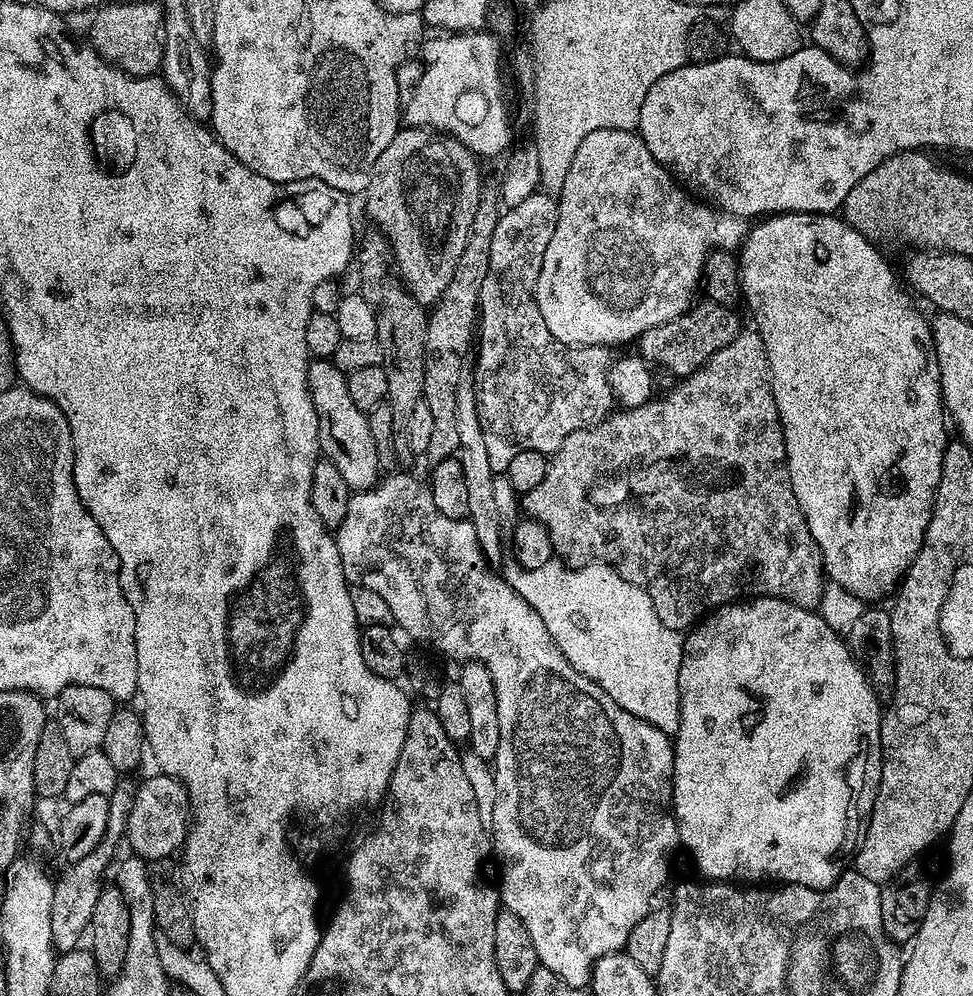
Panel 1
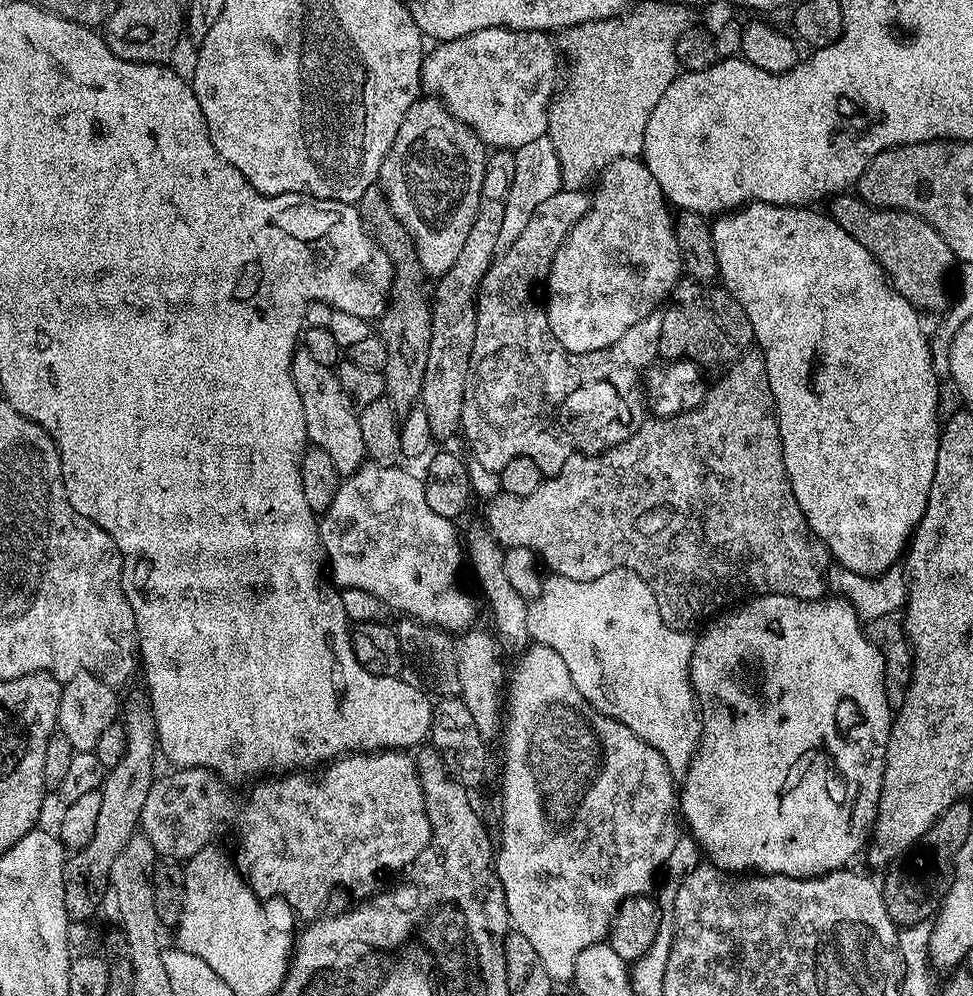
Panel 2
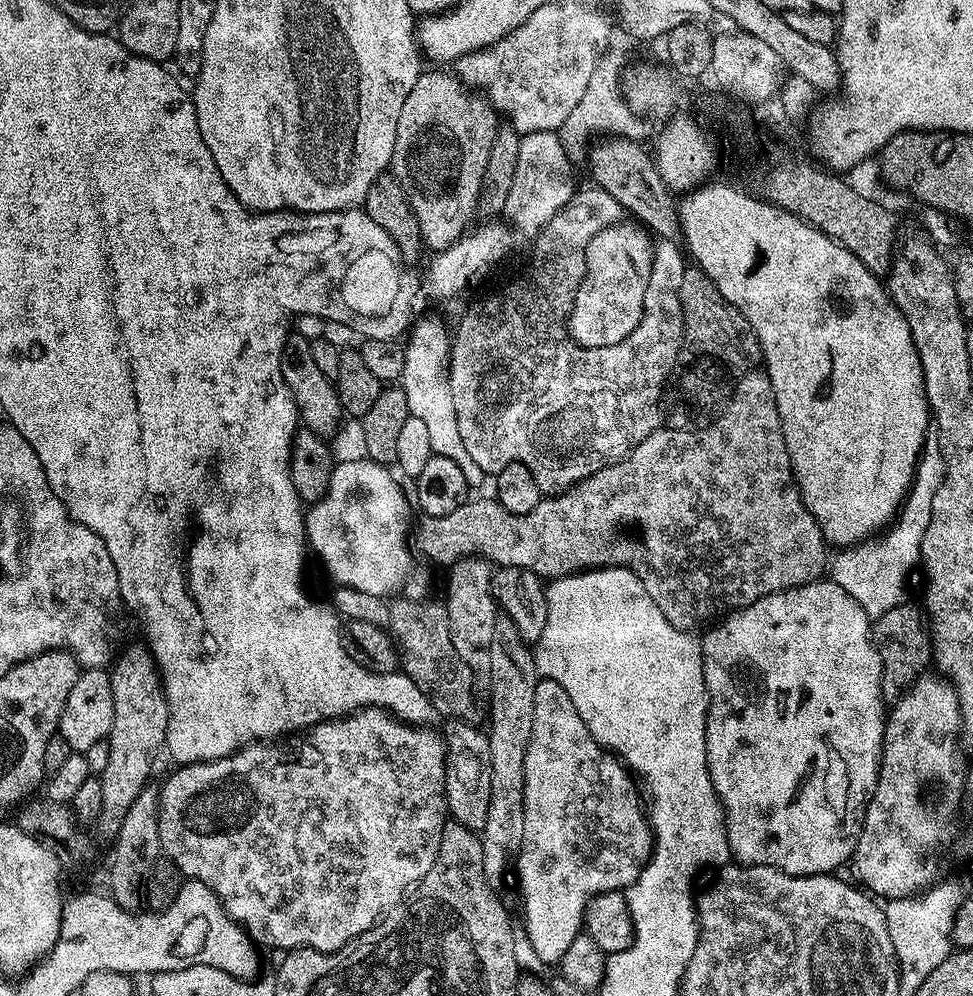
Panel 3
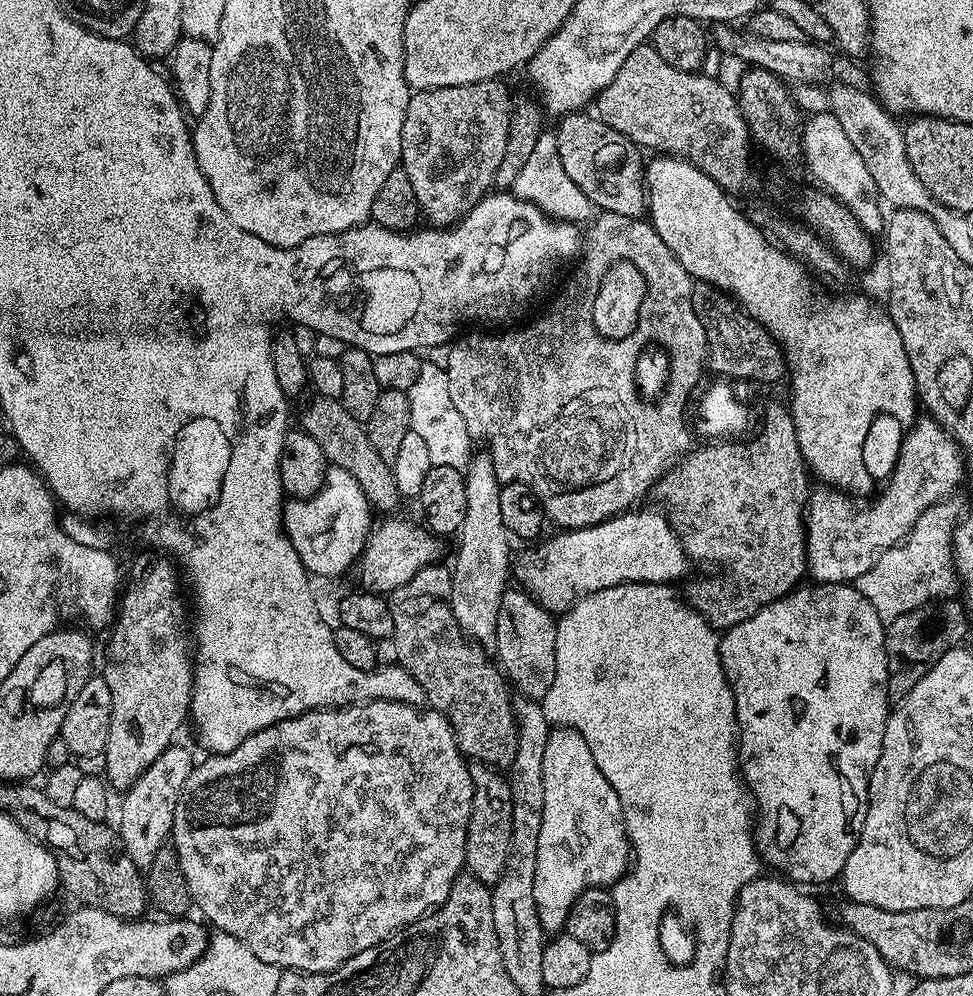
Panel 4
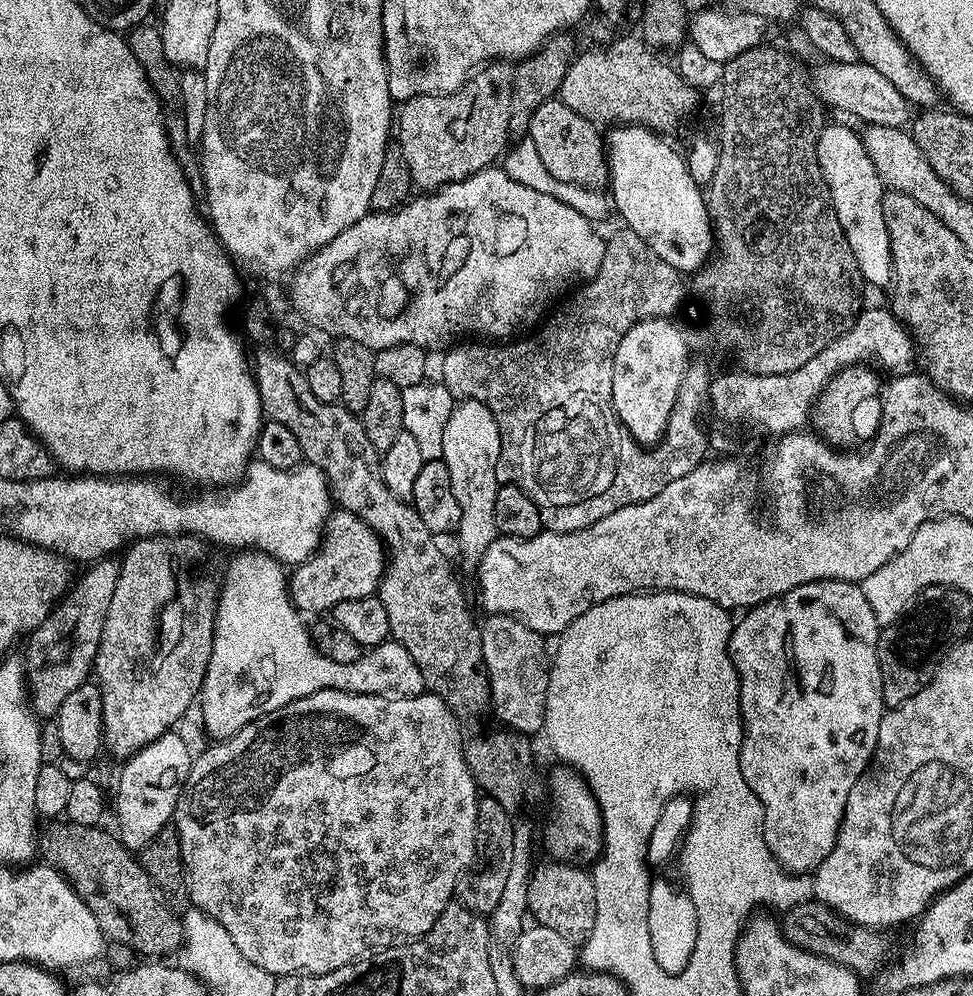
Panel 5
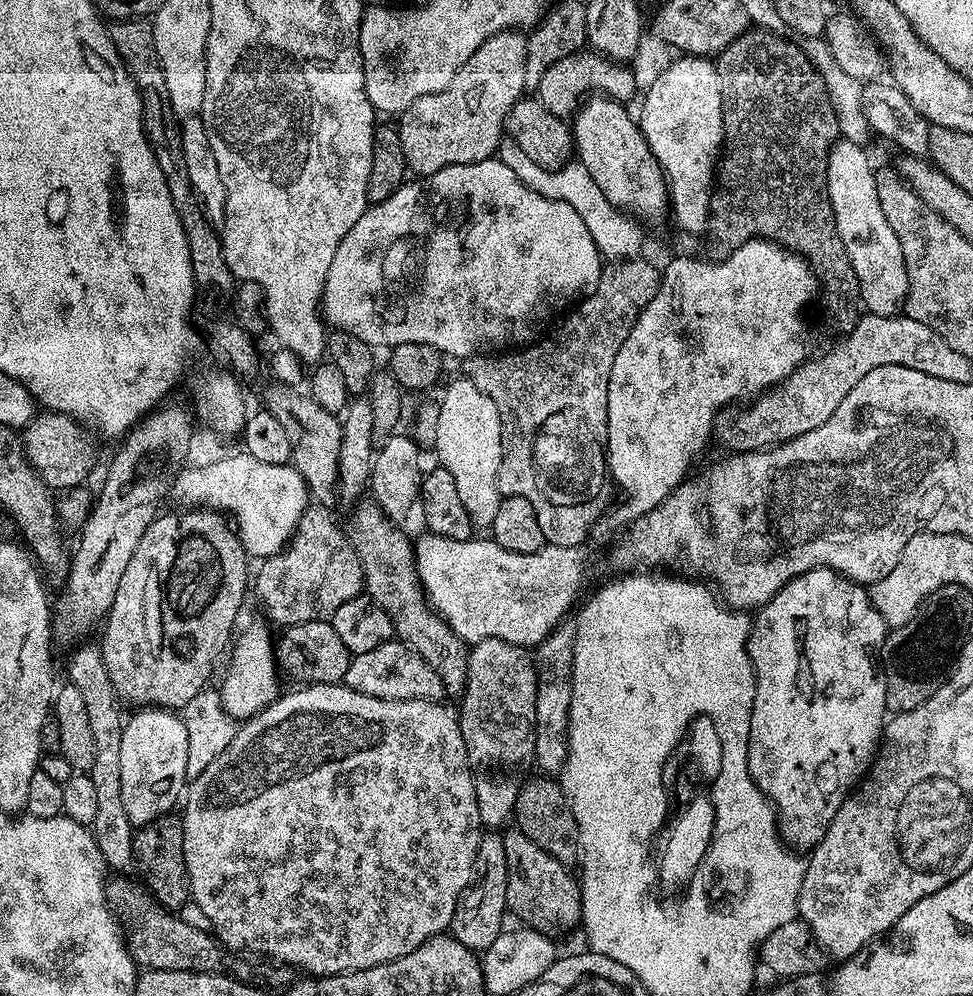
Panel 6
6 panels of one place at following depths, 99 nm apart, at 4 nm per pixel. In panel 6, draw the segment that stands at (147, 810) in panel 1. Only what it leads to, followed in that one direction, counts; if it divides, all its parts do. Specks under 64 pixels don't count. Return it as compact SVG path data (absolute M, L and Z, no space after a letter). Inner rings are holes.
M343 682L339 684L310 684L297 687L297 689L297 692L285 691L277 696L271 704L267 704L263 710L257 712L256 715L249 716L247 720L243 721L237 727L230 746L226 746L226 750L222 750L222 754L218 754L218 758L214 758L210 762L210 766L206 766L206 770L202 770L202 774L195 776L191 783L187 785L186 795L182 800L182 808L184 804L182 819L184 821L184 857L186 858L186 870L188 871L188 886L190 899L196 904L199 915L201 917L205 916L212 923L210 925L211 931L216 939L224 945L225 949L233 950L232 948L237 948L240 951L237 953L240 954L257 952L260 955L257 957L286 964L296 970L305 968L308 971L305 973L316 978L339 976L341 972L366 970L370 966L378 966L379 964L402 958L406 954L418 950L418 946L422 946L431 936L441 935L449 927L452 915L455 912L455 906L458 904L458 896L465 889L466 884L470 882L472 869L475 866L476 851L479 850L479 842L482 837L482 823L479 818L478 798L476 797L476 783L478 780L476 776L472 777L474 768L468 760L466 744L462 738L457 713L453 709L451 712L446 706L447 703L435 700L383 700L382 698L374 698L370 694L355 692Z

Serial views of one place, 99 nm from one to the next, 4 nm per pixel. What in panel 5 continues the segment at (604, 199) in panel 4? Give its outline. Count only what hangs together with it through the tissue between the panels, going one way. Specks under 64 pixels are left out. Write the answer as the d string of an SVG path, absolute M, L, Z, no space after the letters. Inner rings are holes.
M559 98L544 101L538 110L534 110L526 136L533 140L538 157L558 182L581 184L584 188L597 190L608 184L606 140L601 129L582 118L582 114L574 114L574 110Z

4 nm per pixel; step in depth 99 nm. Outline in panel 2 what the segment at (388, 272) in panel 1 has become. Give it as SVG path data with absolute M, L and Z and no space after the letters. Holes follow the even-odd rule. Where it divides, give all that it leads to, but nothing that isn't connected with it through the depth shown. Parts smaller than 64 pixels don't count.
M373 186L362 194L358 201L360 217L364 229L372 235L392 263L392 291L384 315L379 317L378 335L386 342L386 366L384 367L385 395L389 398L399 415L407 415L409 409L420 399L431 332L432 310L429 299L424 298L426 273L422 262L418 262L418 250L402 222L390 208L384 189Z

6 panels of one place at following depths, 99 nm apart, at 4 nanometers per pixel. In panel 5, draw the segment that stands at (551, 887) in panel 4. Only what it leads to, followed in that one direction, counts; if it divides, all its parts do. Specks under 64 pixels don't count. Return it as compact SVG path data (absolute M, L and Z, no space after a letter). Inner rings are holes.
M556 766L549 778L546 780L546 788L552 791L552 813L548 816L548 825L544 828L544 844L553 861L574 864L577 866L588 866L600 855L604 846L604 819L600 813L600 804L596 795L588 788L583 776L575 768L567 766Z

